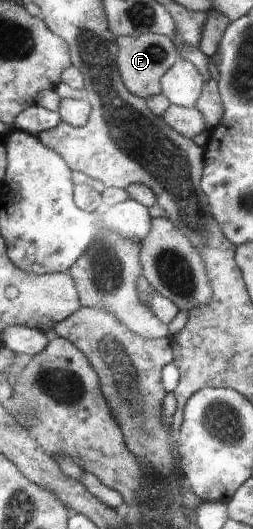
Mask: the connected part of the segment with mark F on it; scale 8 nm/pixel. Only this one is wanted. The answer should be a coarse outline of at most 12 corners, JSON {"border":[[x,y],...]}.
{"border":[[119,36],[125,87],[160,95],[162,76],[180,58],[174,40]]}

